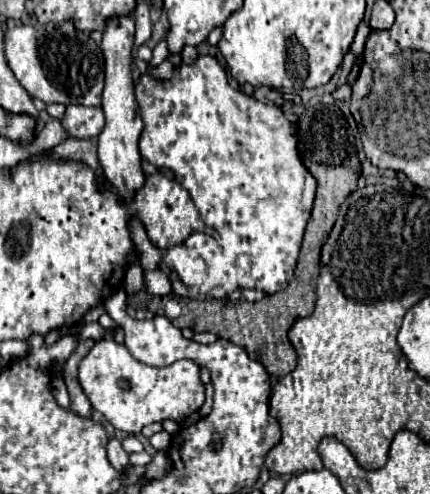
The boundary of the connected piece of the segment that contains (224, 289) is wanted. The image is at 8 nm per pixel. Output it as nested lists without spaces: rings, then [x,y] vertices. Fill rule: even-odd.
[[[210,55],[198,57],[192,65],[182,63],[182,65],[174,67],[174,73],[168,81],[158,81],[152,75],[144,73],[134,81],[134,93],[138,97],[138,103],[140,103],[140,109],[142,109],[142,121],[144,121],[144,131],[140,135],[142,159],[156,165],[158,169],[170,169],[174,173],[176,181],[190,193],[196,209],[200,211],[202,221],[206,225],[210,225],[210,233],[204,233],[204,231],[198,233],[196,231],[182,245],[176,245],[176,247],[169,249],[160,263],[160,269],[168,274],[171,271],[178,271],[178,275],[180,275],[180,279],[186,287],[198,287],[202,295],[214,297],[214,299],[222,299],[228,293],[232,293],[234,289],[258,289],[258,291],[264,291],[268,295],[286,289],[286,285],[290,283],[290,277],[294,275],[294,269],[296,269],[300,243],[302,243],[304,229],[306,229],[306,223],[310,219],[310,211],[312,211],[312,203],[314,203],[314,195],[316,195],[316,179],[304,167],[304,163],[300,163],[300,155],[296,151],[296,143],[298,143],[296,125],[286,119],[284,111],[278,105],[262,103],[262,101],[242,93],[240,89],[234,89],[228,83],[228,75],[226,75],[224,67]]]

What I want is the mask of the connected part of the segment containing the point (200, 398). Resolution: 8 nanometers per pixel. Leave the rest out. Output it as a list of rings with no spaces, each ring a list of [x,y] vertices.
[[[96,341],[90,353],[78,367],[80,385],[90,399],[94,411],[104,415],[116,429],[136,435],[144,425],[174,419],[180,423],[204,403],[204,385],[200,381],[200,367],[182,359],[168,367],[150,367],[136,361],[124,345],[116,341]]]

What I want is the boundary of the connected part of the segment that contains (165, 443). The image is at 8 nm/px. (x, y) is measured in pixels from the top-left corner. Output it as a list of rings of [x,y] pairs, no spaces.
[[[166,431],[159,432],[153,435],[150,439],[151,444],[158,451],[167,451],[170,447],[170,441],[172,441],[172,435]]]

